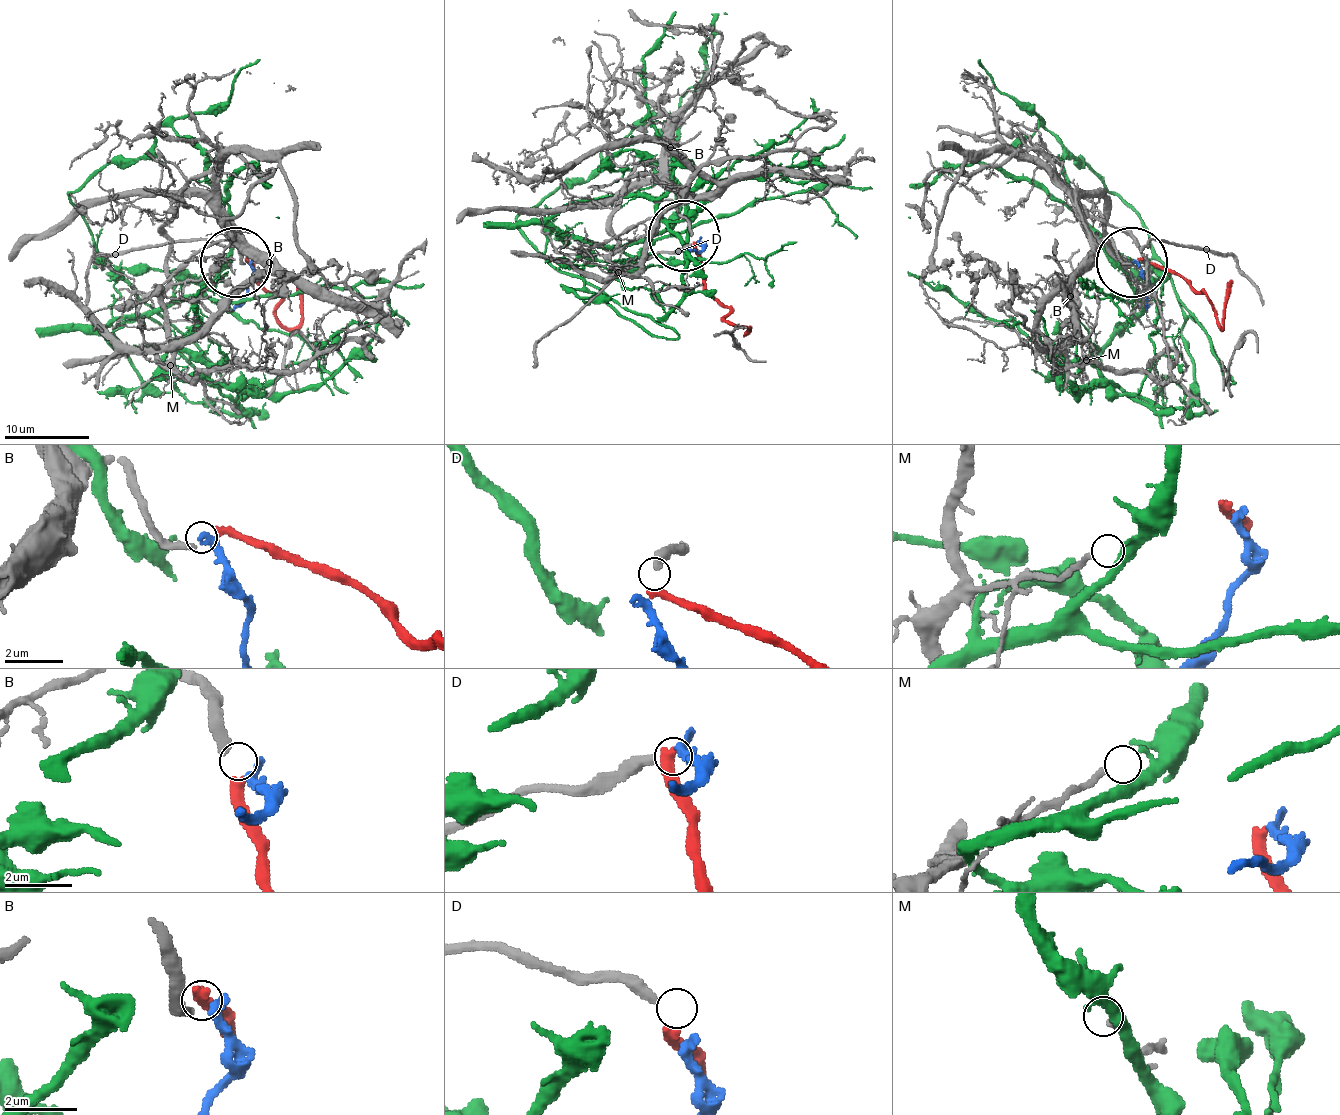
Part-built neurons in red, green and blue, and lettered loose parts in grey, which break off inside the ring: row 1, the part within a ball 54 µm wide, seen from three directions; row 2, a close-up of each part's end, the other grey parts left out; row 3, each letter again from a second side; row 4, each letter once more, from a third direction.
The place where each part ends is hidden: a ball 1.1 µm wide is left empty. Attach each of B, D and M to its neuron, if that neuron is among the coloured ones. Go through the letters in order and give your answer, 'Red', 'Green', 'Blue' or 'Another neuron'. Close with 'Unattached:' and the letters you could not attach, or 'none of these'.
B: Red
D: Another neuron
M: Another neuron
Unattached: D, M

